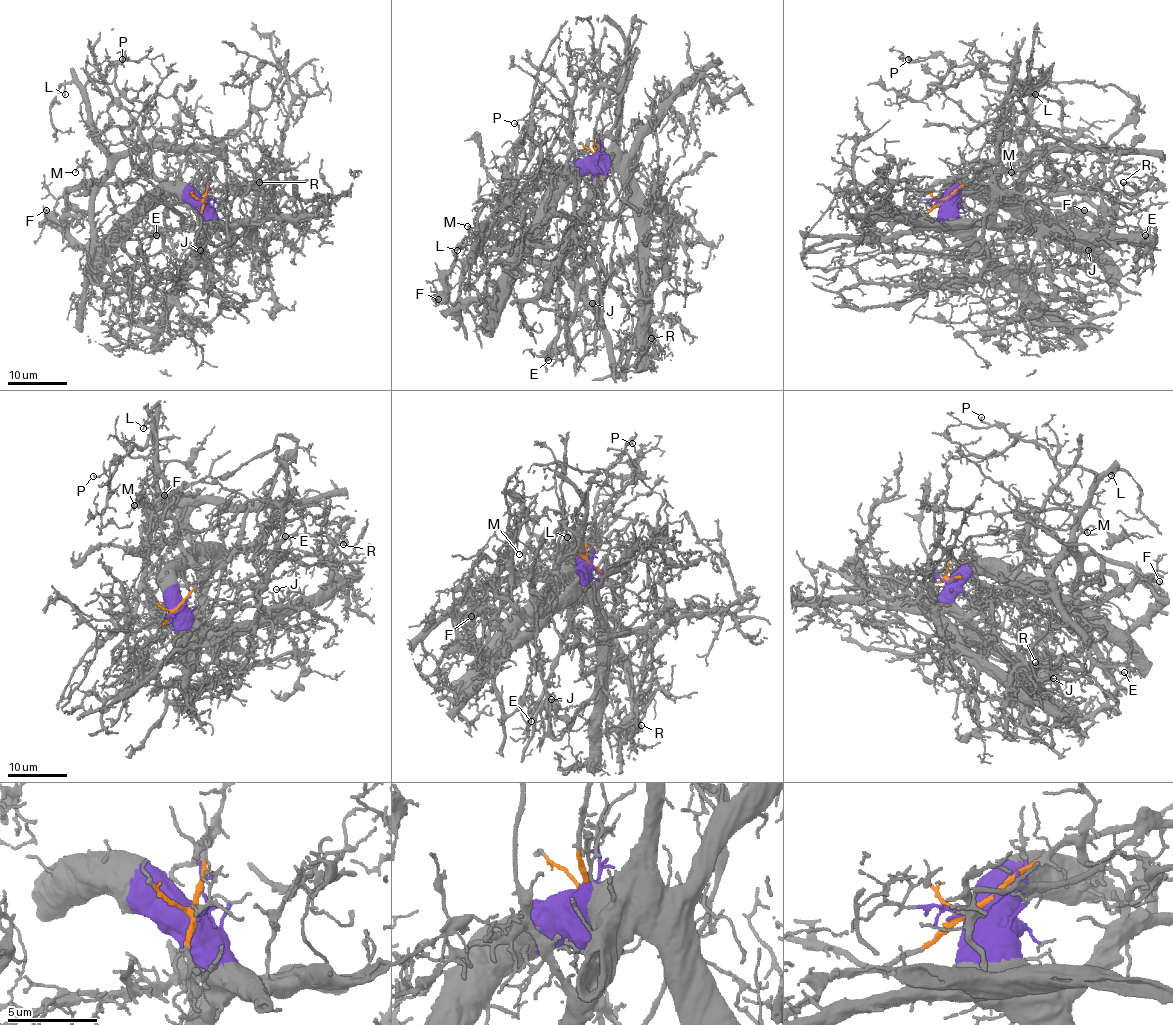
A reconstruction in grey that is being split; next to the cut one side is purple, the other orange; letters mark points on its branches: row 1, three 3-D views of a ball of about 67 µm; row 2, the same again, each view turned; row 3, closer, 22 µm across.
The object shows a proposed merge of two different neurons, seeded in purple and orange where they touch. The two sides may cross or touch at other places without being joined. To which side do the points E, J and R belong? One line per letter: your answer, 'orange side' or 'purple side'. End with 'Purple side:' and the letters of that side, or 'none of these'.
E: purple side
J: purple side
R: purple side
Purple side: E, J, R

